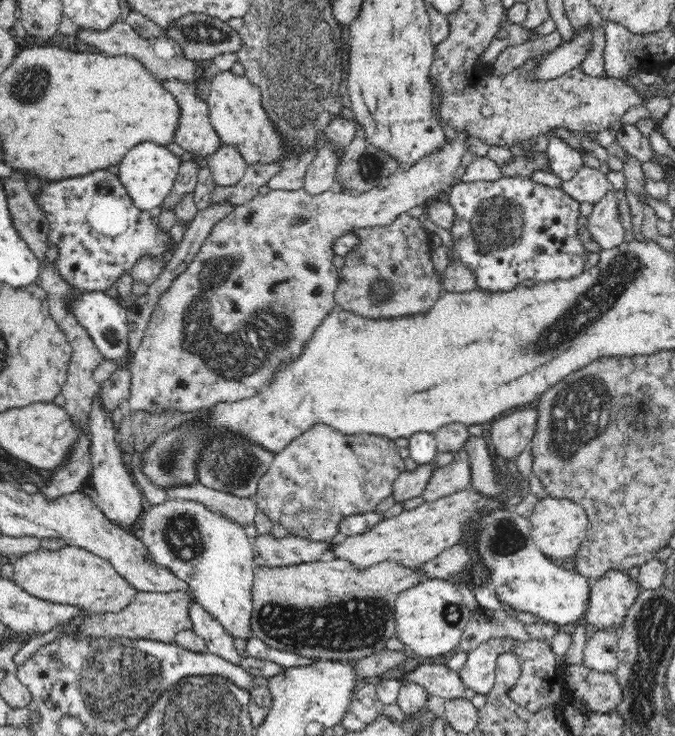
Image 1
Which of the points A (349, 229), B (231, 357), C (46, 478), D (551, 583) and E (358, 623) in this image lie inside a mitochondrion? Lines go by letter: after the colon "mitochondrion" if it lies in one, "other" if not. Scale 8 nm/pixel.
A: other
B: mitochondrion
C: other
D: other
E: mitochondrion

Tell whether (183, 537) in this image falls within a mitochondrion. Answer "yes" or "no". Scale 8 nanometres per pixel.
yes

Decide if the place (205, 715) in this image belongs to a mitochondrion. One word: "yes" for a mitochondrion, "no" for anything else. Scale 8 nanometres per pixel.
yes

